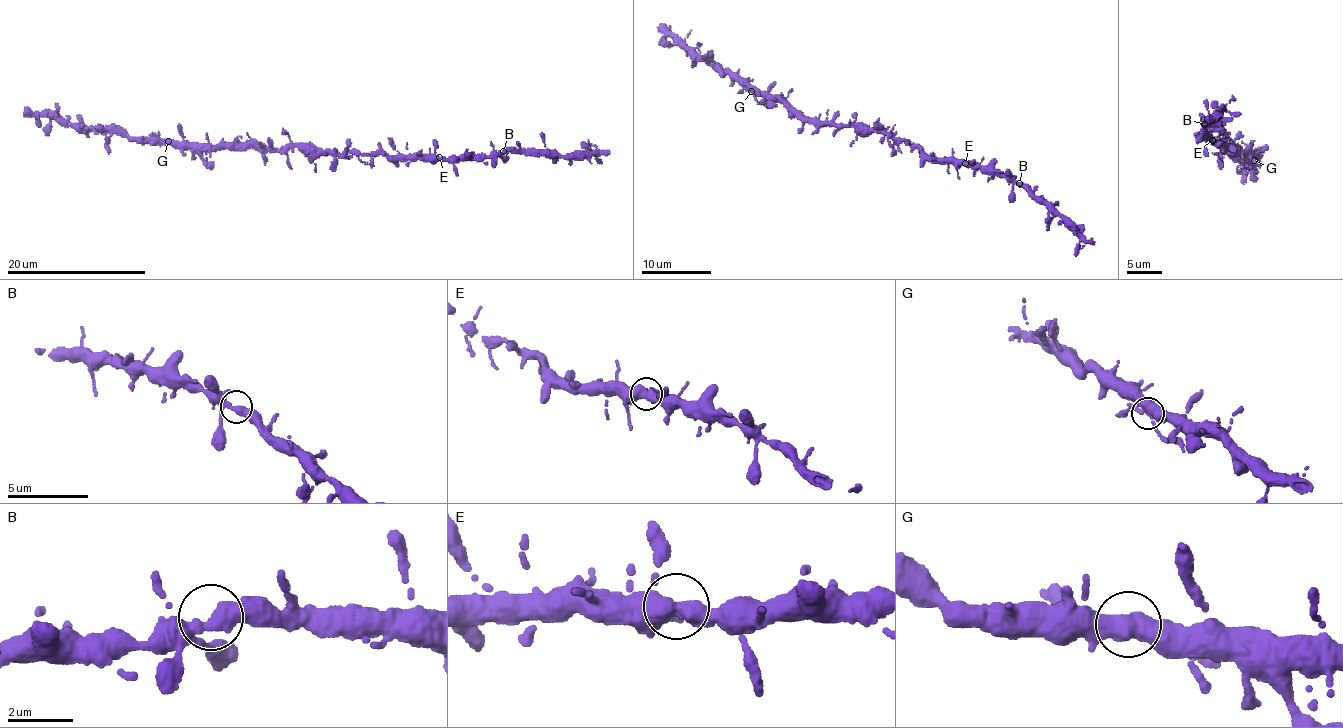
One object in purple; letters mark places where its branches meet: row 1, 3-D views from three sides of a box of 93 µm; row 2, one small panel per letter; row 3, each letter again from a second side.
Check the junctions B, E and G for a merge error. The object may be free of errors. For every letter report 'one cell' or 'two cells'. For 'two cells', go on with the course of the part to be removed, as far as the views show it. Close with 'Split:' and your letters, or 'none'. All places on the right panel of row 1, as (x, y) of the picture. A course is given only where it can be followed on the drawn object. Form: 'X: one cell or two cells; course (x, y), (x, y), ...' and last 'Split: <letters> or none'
B: one cell
E: one cell
G: one cell
Split: none

